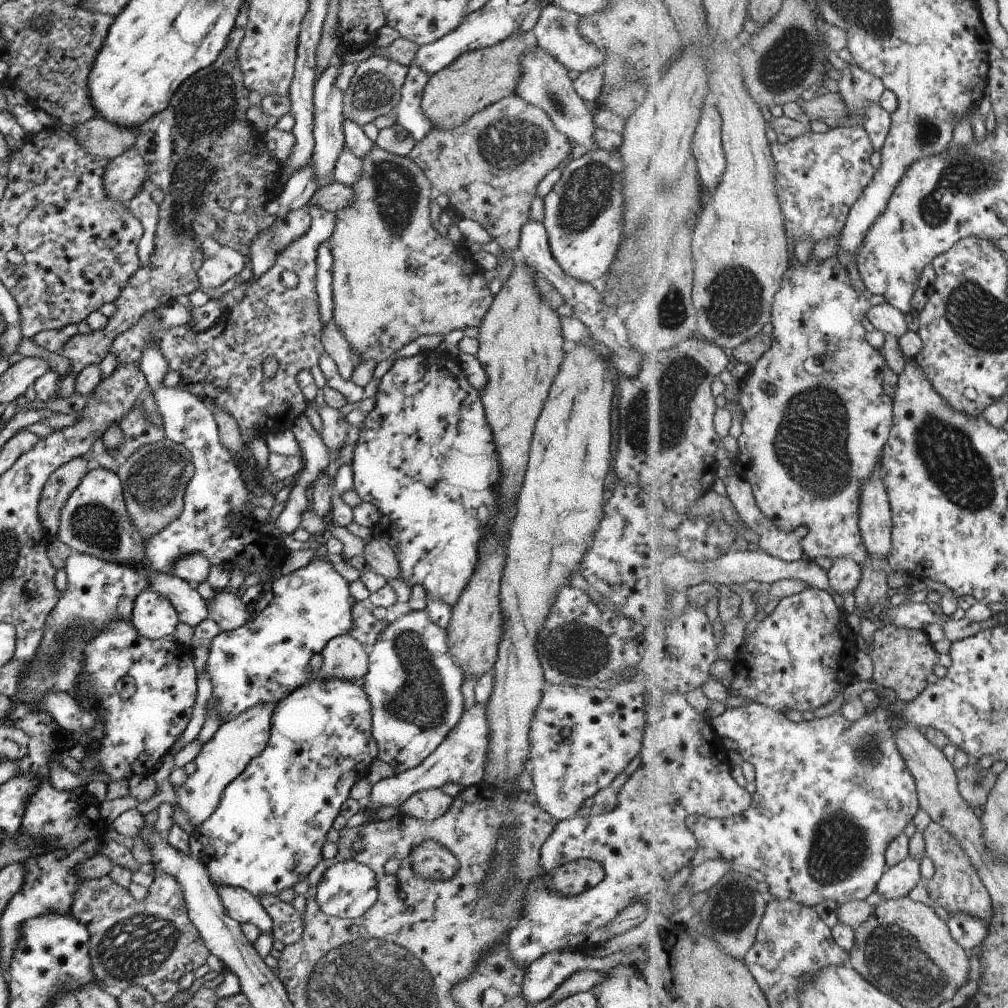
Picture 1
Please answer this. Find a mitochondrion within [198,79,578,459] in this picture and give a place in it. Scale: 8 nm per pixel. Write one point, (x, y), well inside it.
(506, 143)

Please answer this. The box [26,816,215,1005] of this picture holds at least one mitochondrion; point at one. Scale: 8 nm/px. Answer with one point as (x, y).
(138, 946)

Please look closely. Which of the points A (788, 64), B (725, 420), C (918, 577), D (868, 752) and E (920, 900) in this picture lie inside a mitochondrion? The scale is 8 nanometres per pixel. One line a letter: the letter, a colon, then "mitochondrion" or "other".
A: mitochondrion
B: other
C: other
D: mitochondrion
E: other

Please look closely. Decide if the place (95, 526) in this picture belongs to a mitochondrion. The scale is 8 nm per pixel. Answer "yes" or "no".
yes

